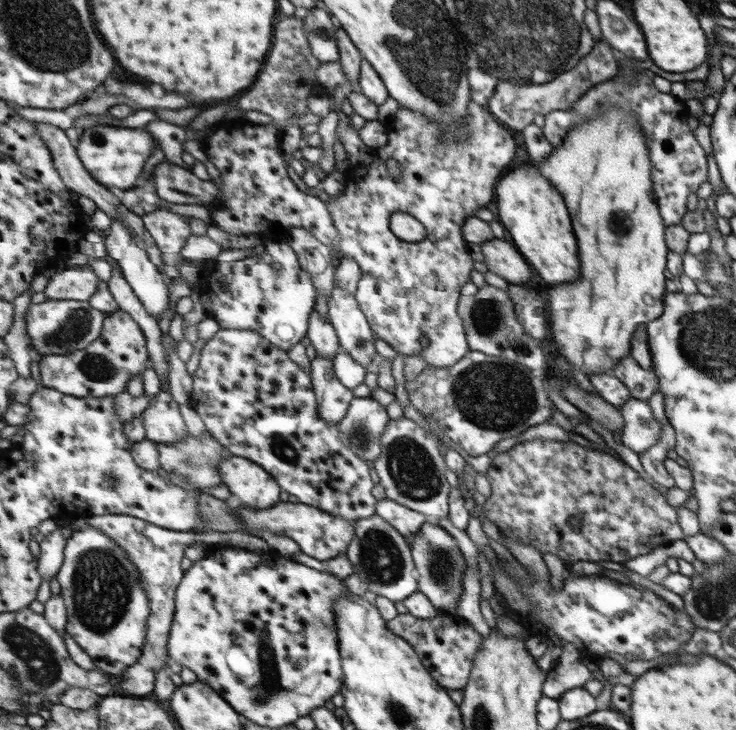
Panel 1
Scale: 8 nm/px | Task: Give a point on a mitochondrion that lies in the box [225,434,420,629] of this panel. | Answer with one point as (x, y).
(382, 562)

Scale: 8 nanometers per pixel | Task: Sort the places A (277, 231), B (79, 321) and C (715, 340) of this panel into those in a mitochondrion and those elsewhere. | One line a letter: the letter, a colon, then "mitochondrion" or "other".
A: other
B: mitochondrion
C: mitochondrion

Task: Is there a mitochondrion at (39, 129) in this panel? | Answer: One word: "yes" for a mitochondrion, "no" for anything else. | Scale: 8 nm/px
no

